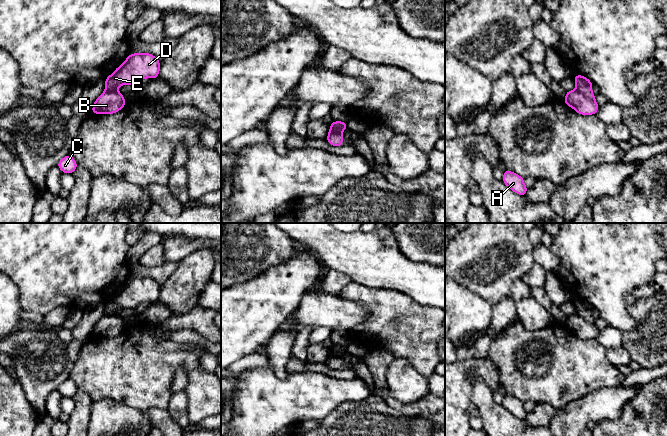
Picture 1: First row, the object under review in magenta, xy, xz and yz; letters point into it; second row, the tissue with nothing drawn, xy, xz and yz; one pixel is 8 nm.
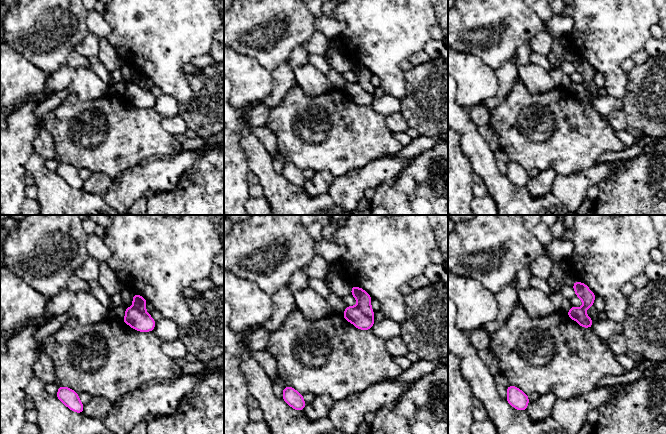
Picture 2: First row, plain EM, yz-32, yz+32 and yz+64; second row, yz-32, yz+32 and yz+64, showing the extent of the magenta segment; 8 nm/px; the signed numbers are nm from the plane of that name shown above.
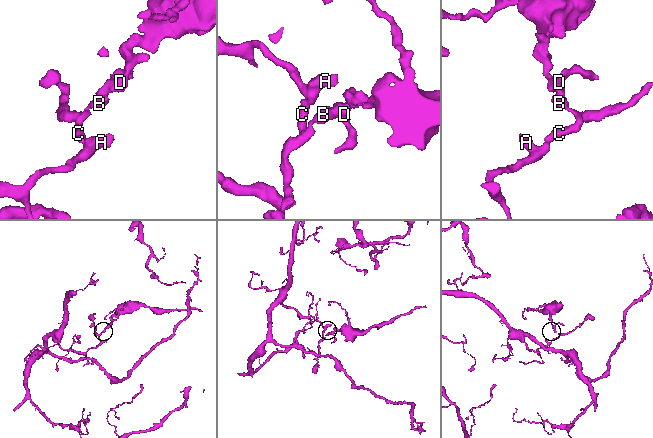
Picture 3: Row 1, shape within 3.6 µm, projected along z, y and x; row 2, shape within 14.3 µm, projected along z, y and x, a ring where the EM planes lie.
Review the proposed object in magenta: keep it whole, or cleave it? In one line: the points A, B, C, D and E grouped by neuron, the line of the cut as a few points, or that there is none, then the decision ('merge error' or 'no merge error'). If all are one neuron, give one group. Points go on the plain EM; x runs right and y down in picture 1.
A B C / D E; cut in yz along (575, 313), (594, 324); merge error

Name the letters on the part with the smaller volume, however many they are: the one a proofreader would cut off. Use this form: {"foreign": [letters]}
{"foreign": ["D", "E"]}

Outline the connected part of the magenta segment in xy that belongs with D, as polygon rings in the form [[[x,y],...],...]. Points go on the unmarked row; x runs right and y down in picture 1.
[[[150,277],[129,278],[126,284],[105,302],[105,315],[117,315],[121,309],[135,309],[139,304],[159,300],[160,284]]]

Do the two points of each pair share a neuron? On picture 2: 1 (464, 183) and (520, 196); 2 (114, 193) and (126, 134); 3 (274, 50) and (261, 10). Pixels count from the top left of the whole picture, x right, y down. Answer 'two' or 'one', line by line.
1: two
2: two
3: one

